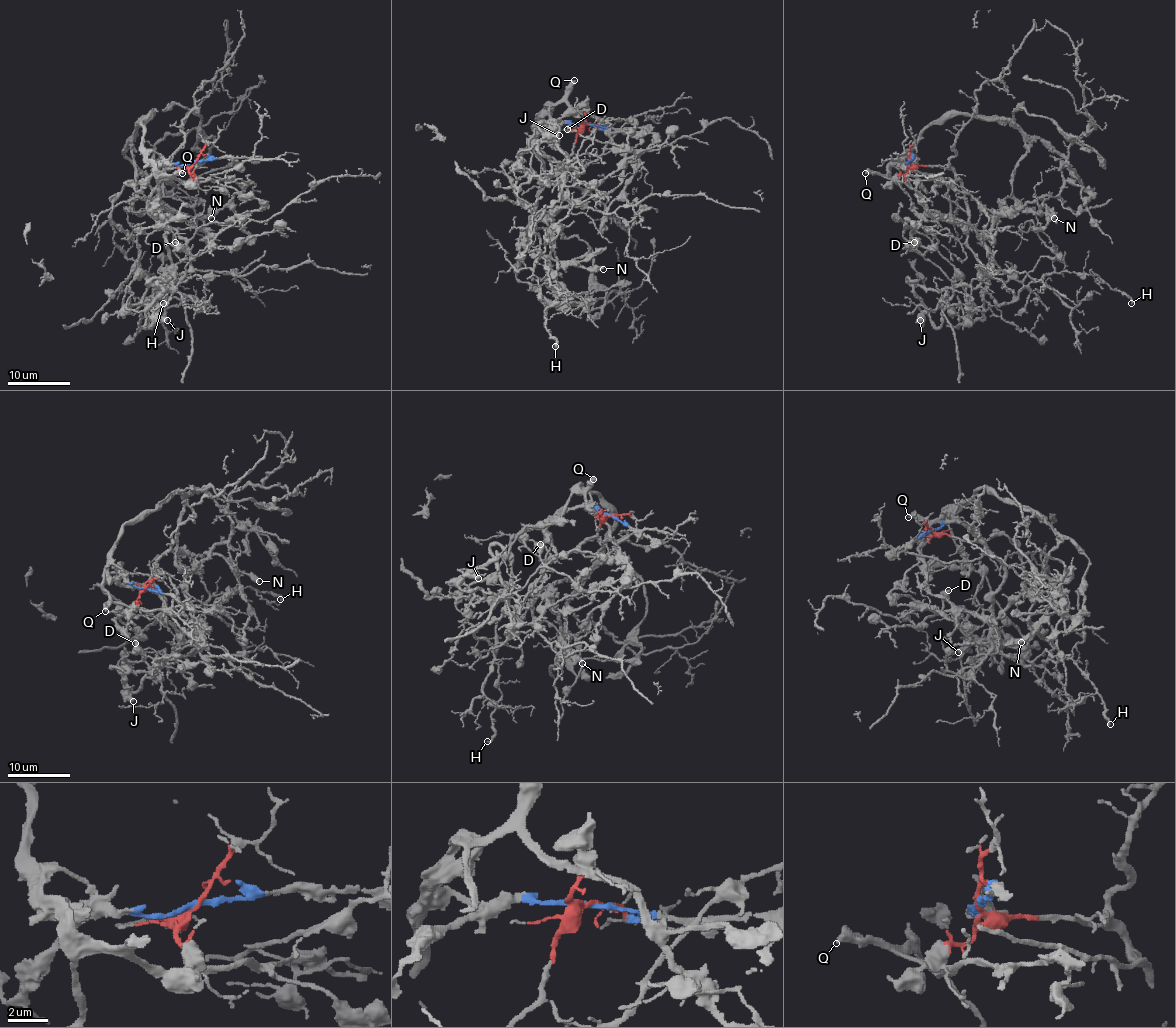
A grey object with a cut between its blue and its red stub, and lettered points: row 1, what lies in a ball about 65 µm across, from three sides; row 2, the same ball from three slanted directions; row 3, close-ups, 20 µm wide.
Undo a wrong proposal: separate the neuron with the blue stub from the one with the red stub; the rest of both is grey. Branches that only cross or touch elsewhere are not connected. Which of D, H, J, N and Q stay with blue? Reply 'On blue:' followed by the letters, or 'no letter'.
On blue: N, Q

